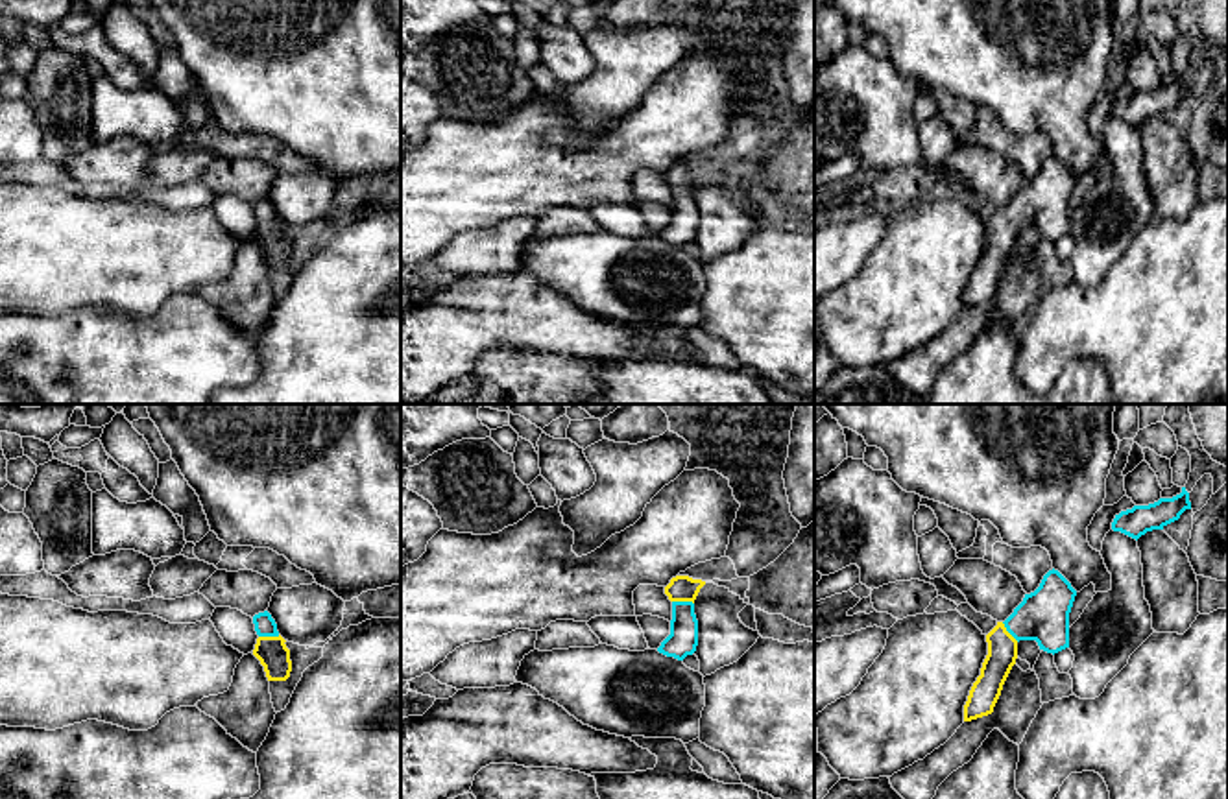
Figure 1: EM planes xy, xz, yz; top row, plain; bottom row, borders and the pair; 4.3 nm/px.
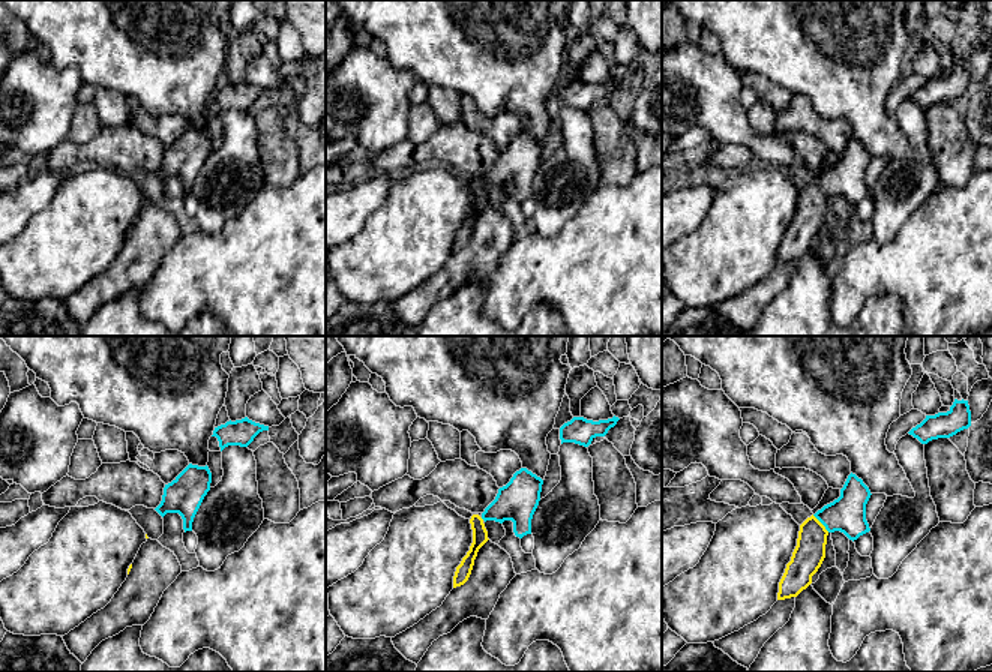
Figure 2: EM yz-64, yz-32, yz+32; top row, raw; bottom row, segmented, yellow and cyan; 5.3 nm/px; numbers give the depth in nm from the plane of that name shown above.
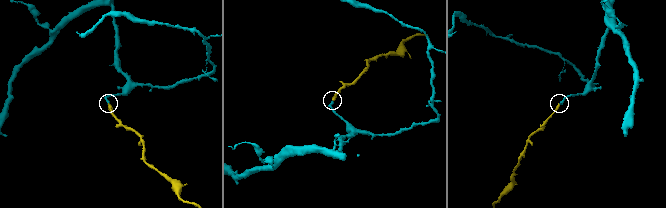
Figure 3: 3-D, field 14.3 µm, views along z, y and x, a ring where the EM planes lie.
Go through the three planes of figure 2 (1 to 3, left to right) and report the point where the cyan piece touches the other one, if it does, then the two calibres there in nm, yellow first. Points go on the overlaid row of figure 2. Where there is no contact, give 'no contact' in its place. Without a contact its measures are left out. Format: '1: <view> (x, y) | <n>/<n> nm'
1: no contact
2: no contact
3: yz+32 (821, 524) | 160/200 nm

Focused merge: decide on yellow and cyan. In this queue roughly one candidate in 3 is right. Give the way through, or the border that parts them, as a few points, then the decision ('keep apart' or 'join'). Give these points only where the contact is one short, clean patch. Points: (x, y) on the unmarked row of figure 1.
across xz (682, 174), (684, 187), (682, 227) | join

